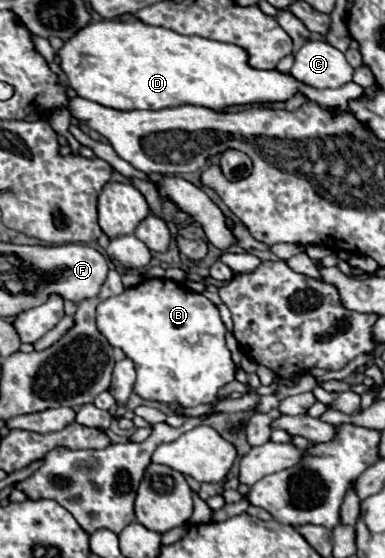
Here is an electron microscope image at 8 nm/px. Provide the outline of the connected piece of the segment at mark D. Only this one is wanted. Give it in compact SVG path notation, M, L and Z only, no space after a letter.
M98 20L90 22L74 38L66 40L64 46L56 52L60 56L60 70L68 78L68 86L82 98L98 102L116 110L162 110L182 104L198 104L214 110L222 110L234 104L252 104L252 102L282 102L292 98L296 92L304 92L310 100L320 106L336 106L346 110L346 102L350 98L362 96L362 88L354 82L344 84L340 88L316 90L312 86L296 82L290 74L282 74L278 70L256 70L248 66L248 54L244 48L236 44L224 44L216 40L208 40L202 36L182 36L174 30L150 26L142 20Z

